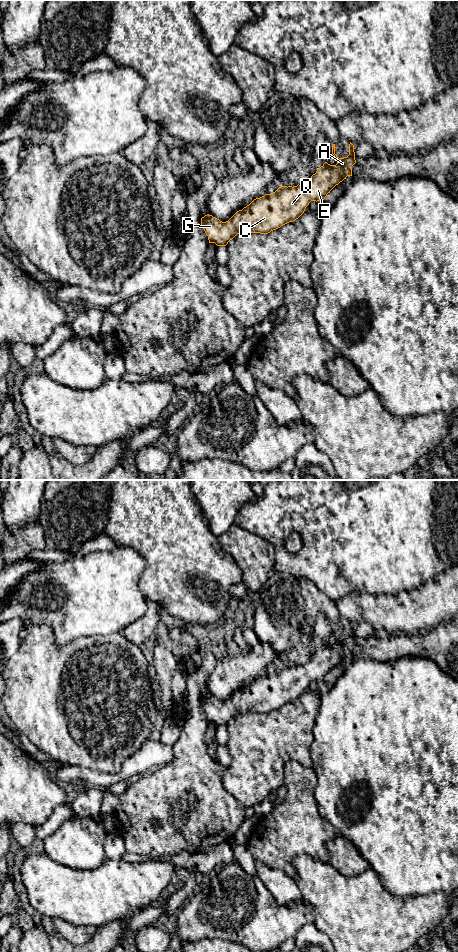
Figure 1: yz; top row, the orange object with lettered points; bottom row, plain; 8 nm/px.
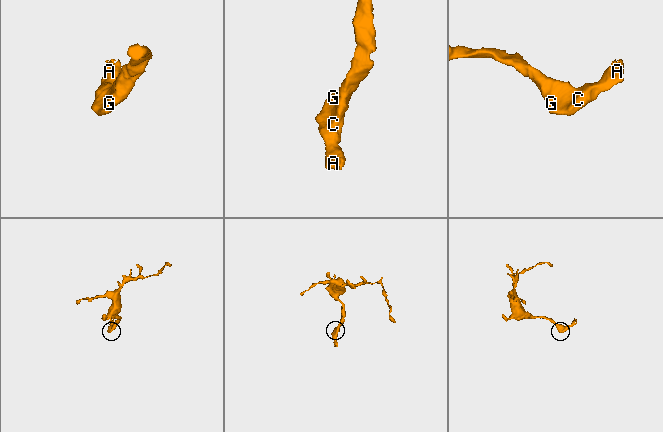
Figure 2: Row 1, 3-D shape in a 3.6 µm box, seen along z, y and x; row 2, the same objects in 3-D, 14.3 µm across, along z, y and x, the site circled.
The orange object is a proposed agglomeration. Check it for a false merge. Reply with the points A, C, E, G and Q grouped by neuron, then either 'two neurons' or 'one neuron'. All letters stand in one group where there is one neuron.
A C E G Q | one neuron

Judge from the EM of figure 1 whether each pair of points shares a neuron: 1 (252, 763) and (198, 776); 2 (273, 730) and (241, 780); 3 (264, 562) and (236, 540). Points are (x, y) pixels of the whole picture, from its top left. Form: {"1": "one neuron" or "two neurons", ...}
{"1": "two neurons", "2": "one neuron", "3": "one neuron"}

